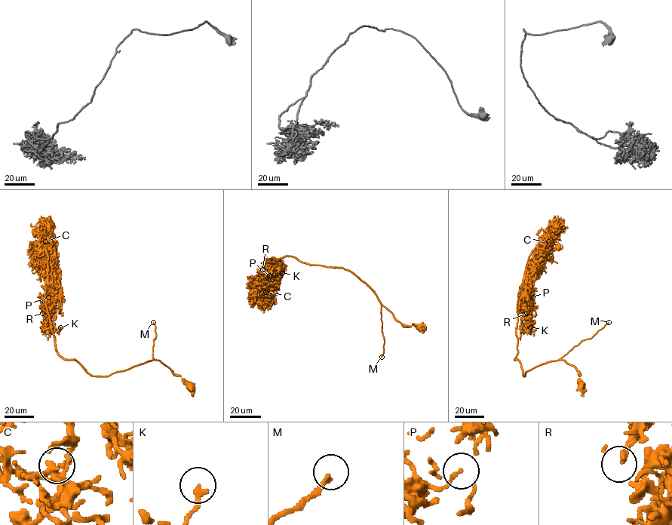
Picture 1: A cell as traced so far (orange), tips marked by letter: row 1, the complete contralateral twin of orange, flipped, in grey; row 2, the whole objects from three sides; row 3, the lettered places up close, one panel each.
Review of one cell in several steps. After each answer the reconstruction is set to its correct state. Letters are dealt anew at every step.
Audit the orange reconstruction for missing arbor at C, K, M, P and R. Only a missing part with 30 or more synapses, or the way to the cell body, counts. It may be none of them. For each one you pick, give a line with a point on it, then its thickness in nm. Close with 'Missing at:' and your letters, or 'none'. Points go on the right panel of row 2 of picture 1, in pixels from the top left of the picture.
M: (609, 322) | 190 nm
R: (526, 313) | 190 nm
Missing at: M, R

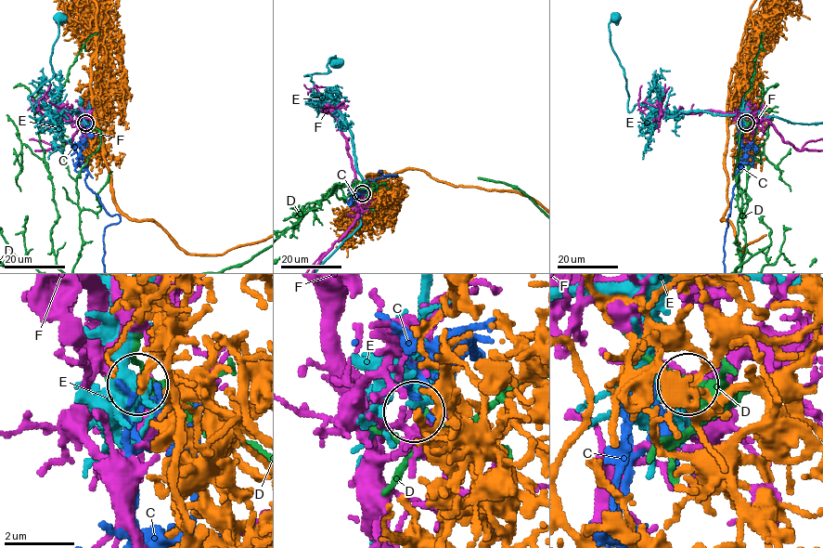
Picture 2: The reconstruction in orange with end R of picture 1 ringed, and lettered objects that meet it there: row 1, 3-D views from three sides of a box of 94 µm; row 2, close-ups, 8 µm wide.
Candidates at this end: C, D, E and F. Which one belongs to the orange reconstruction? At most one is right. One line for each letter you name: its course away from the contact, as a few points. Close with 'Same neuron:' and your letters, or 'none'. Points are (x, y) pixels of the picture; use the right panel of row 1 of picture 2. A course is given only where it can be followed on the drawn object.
Same neuron: none

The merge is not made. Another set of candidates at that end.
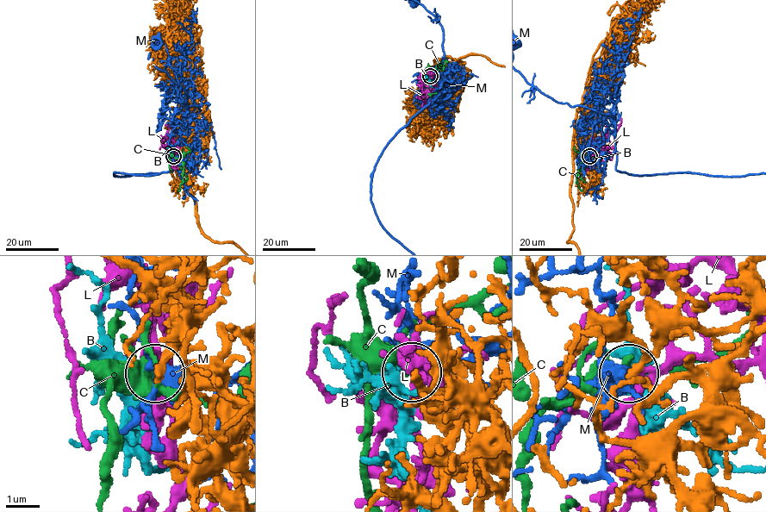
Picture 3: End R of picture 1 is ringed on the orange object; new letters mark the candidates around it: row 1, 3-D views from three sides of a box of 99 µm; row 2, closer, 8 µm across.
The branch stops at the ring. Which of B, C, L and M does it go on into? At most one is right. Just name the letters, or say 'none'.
B

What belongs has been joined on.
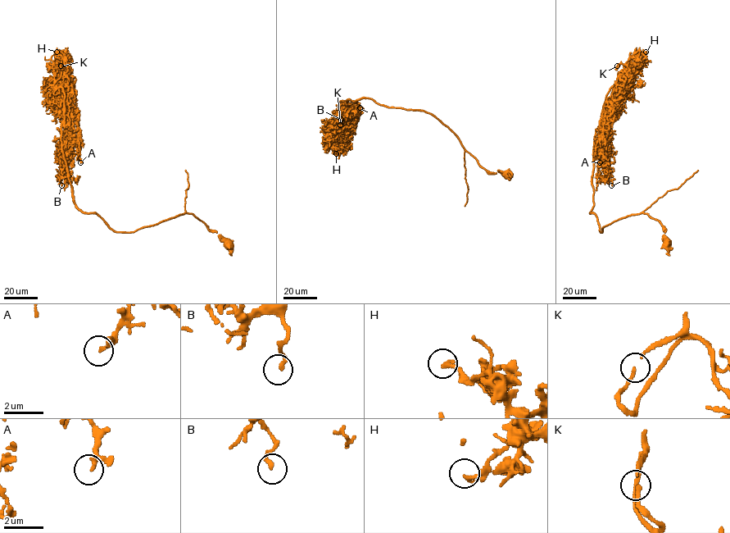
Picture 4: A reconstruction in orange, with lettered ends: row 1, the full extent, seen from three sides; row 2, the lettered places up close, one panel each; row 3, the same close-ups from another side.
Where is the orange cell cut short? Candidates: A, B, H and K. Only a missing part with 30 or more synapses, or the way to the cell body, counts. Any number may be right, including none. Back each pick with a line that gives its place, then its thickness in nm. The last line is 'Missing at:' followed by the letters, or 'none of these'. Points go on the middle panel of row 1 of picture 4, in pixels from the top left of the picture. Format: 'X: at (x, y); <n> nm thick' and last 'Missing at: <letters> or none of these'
Missing at: none of these

